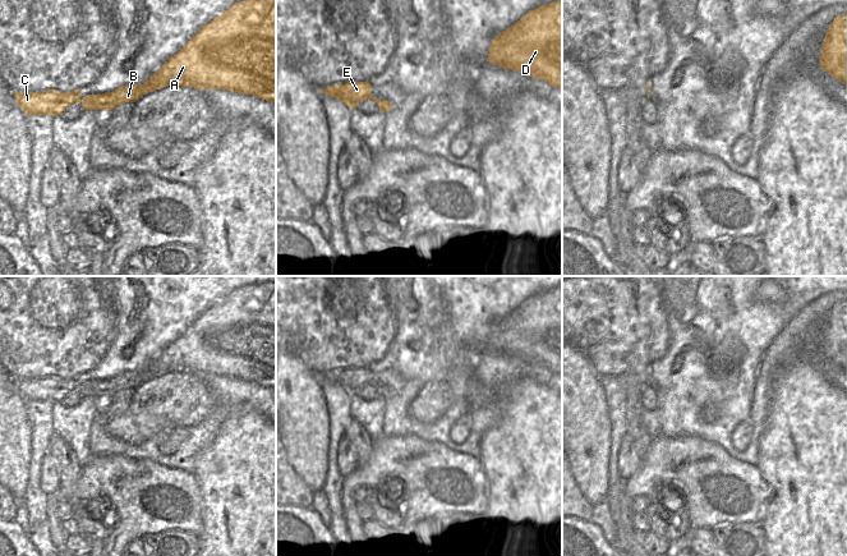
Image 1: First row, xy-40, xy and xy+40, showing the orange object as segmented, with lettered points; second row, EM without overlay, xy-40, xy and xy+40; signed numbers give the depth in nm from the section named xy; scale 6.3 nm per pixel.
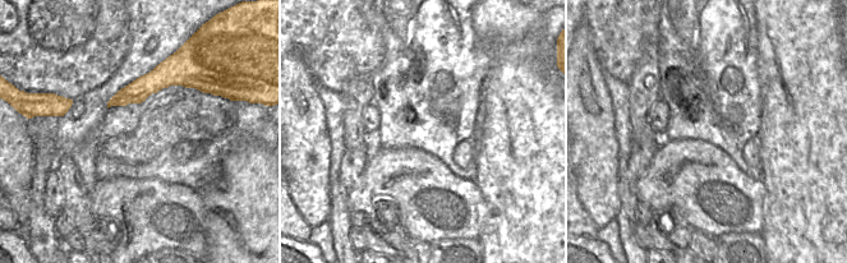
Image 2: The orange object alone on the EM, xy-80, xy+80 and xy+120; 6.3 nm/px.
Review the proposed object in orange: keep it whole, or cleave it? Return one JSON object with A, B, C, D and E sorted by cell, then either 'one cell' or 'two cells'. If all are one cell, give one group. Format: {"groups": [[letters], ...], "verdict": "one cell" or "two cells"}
{"groups": [["A", "B", "C", "D", "E"]], "verdict": "one cell"}

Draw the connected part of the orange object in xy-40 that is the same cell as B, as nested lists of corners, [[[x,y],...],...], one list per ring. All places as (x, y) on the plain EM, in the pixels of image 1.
[[[250,284],[231,291],[225,299],[203,312],[160,357],[143,371],[125,371],[112,378],[80,383],[80,376],[59,378],[14,378],[17,390],[27,401],[63,401],[70,391],[83,390],[83,396],[107,396],[135,389],[143,381],[179,371],[197,376],[227,376],[276,389],[276,284]]]

